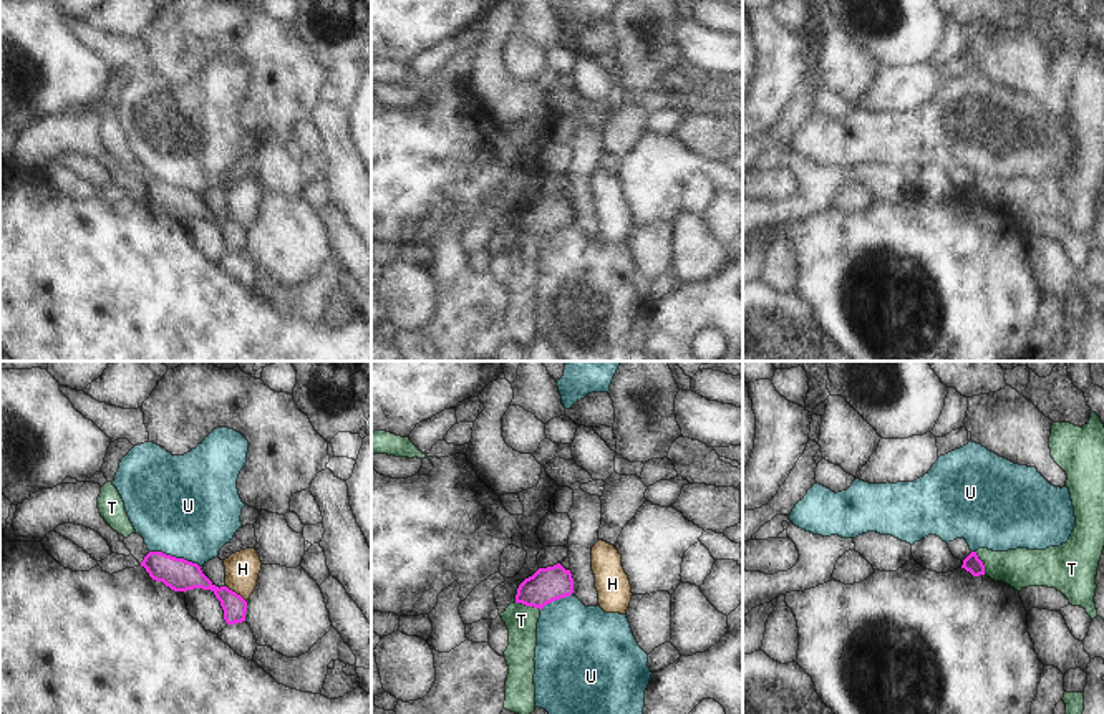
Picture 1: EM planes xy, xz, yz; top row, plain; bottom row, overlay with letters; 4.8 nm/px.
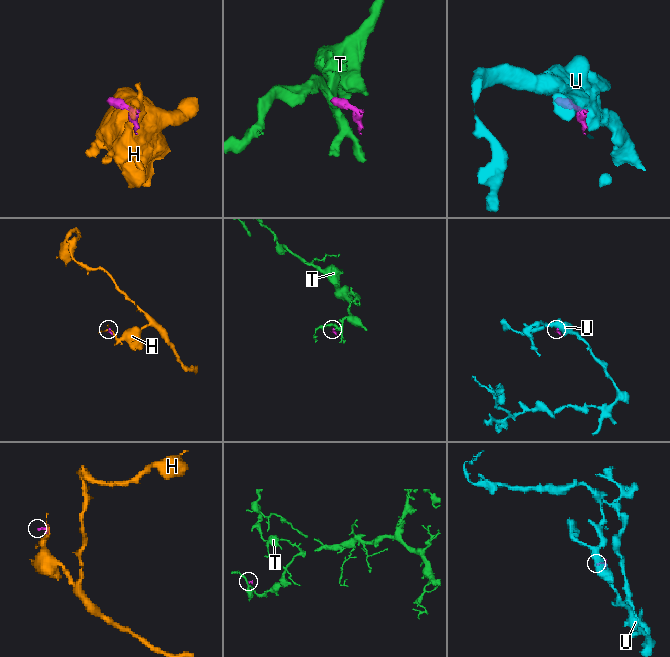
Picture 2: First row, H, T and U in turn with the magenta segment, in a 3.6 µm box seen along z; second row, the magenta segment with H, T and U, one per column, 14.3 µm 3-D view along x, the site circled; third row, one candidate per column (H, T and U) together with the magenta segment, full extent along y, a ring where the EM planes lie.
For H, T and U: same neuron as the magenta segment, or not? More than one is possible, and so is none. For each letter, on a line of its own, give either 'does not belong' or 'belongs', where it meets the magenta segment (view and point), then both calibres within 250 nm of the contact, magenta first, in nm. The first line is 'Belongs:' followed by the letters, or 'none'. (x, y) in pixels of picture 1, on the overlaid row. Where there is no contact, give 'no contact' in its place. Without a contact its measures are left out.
Belongs: none
H: does not belong; contact xy (234, 592); calibres 140 and 170 nm
T: does not belong; contact xz (527, 605); calibres 170 and 150 nm
U: does not belong; contact xy (174, 557); calibres 160 and 500 nm

